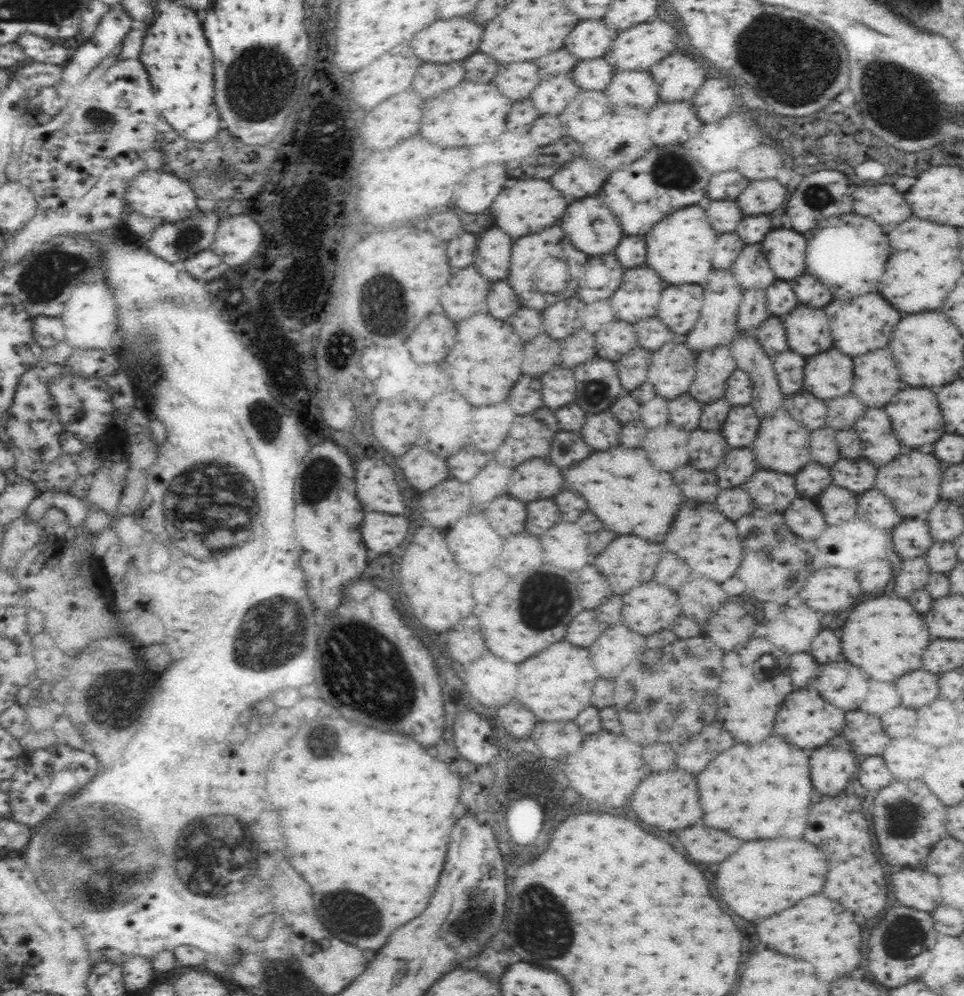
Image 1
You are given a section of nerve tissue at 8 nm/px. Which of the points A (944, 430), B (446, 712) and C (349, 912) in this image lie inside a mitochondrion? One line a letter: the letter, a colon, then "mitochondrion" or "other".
A: other
B: other
C: mitochondrion

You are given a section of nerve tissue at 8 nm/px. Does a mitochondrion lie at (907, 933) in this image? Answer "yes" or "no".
yes

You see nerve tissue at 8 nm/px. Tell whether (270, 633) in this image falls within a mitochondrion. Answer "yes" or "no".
yes

